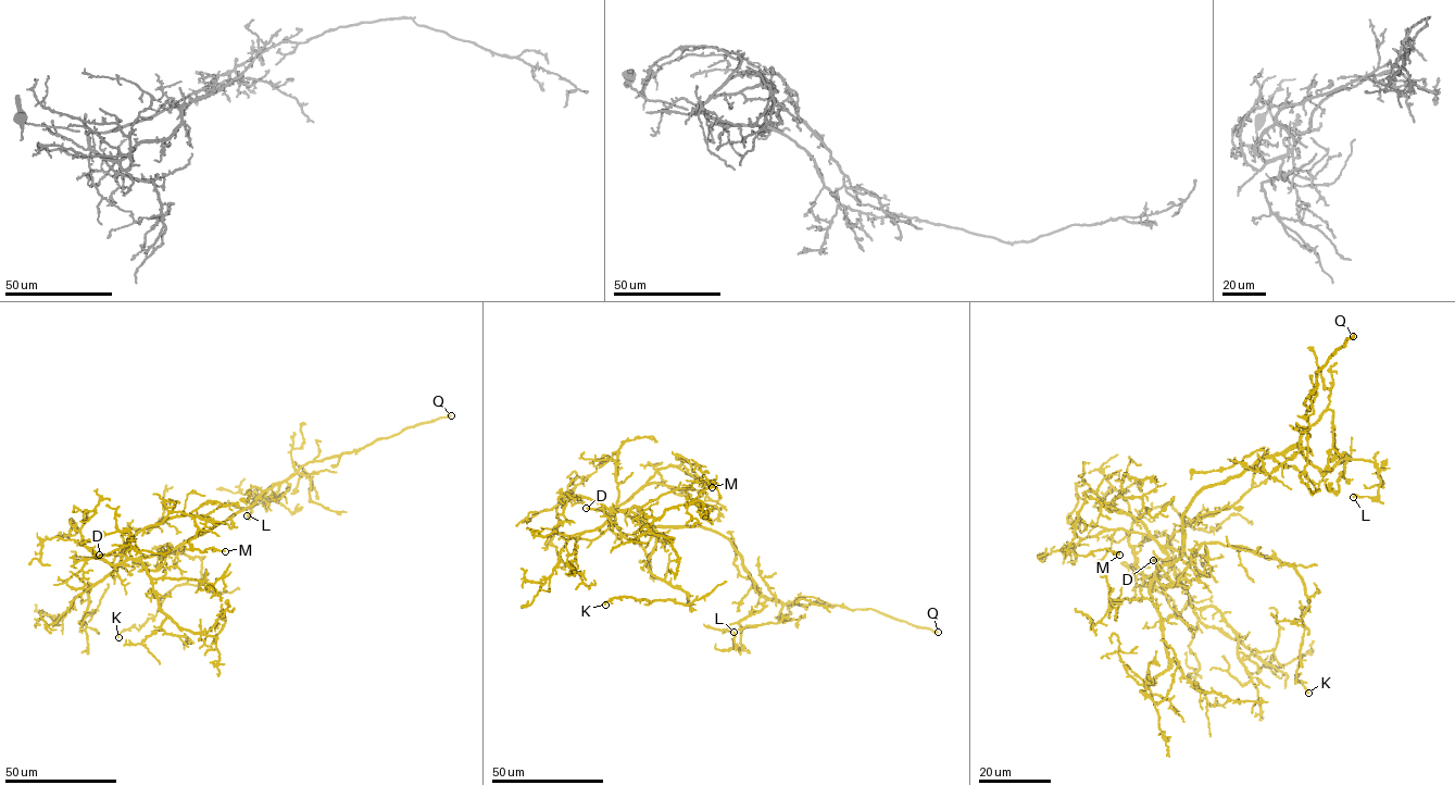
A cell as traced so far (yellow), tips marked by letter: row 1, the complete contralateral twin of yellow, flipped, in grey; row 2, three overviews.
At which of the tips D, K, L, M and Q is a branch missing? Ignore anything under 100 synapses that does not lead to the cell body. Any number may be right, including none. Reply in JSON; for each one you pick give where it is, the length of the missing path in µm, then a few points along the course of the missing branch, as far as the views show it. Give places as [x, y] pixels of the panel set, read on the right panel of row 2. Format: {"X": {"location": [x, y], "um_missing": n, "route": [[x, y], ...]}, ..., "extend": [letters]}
{"D": {"location": [1153, 560], "um_missing": 60, "route": [[1153, 560], [1144, 556], [1128, 557], [1124, 564], [1136, 584], [1141, 612], [1140, 648], [1132, 655]]}, "Q": {"location": [1353, 336], "um_missing": 110, "route": [[1353, 336], [1330, 351], [1313, 379], [1308, 381], [1293, 416], [1280, 421], [1291, 436], [1303, 443]]}, "extend": ["D", "Q"]}

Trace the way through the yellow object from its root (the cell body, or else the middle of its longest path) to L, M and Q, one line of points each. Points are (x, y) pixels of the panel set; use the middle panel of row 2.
L: (674, 526), (701, 526), (726, 537), (766, 598), (760, 610), (739, 622), (739, 649), (734, 632)
M: (674, 526), (652, 526), (623, 511), (612, 515), (657, 470), (680, 466), (685, 461), (677, 456), (712, 487)
Q: (674, 526), (701, 526), (726, 537), (757, 589), (784, 605), (826, 602), (851, 609), (874, 609), (938, 632)

